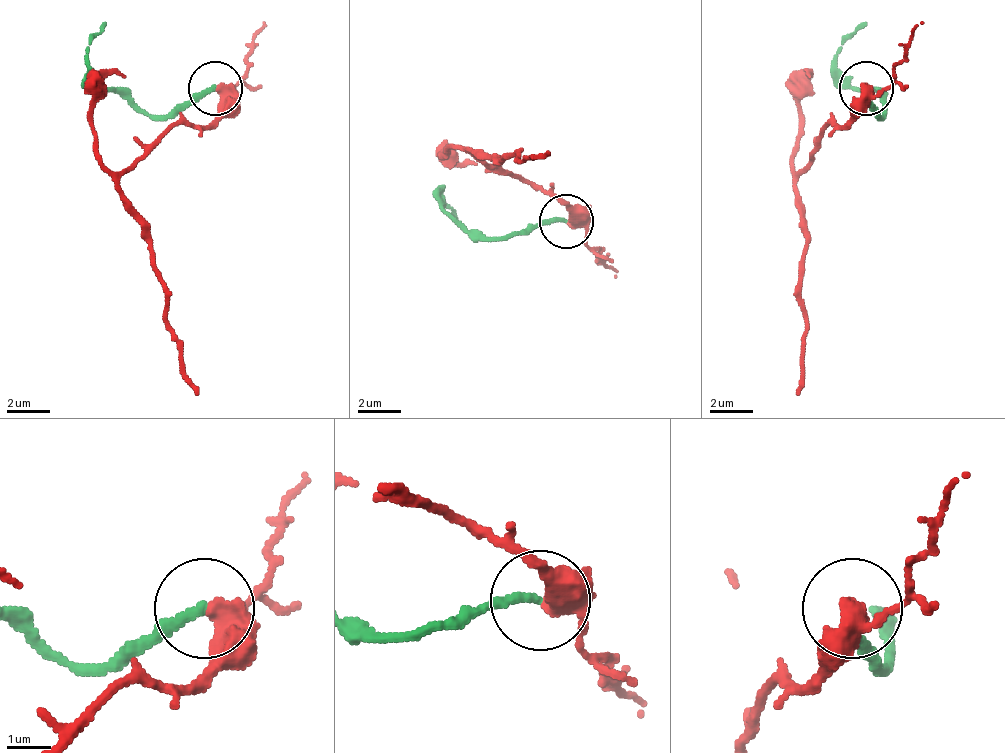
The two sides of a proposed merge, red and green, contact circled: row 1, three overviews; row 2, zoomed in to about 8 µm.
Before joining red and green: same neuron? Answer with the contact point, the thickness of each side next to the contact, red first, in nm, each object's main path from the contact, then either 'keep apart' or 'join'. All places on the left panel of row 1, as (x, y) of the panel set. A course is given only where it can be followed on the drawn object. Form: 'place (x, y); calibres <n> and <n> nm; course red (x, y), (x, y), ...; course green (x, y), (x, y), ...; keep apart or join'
place (215, 88); calibres 400 and 200 nm; course red (213, 89), (219, 111), (203, 127), (170, 127), (121, 176), (121, 203), (143, 230), (181, 377), (197, 393); course green (213, 89), (175, 105), (164, 116), (137, 111), (116, 89), (94, 84), (88, 62), (105, 24); keep apart

